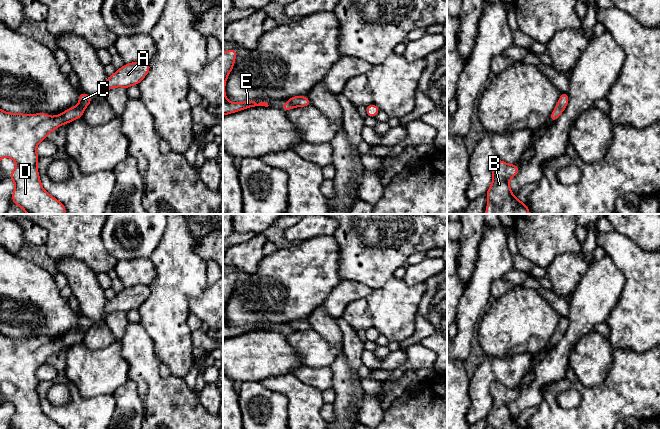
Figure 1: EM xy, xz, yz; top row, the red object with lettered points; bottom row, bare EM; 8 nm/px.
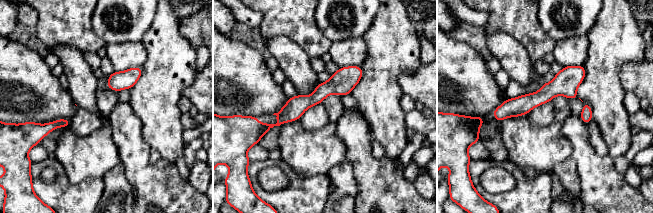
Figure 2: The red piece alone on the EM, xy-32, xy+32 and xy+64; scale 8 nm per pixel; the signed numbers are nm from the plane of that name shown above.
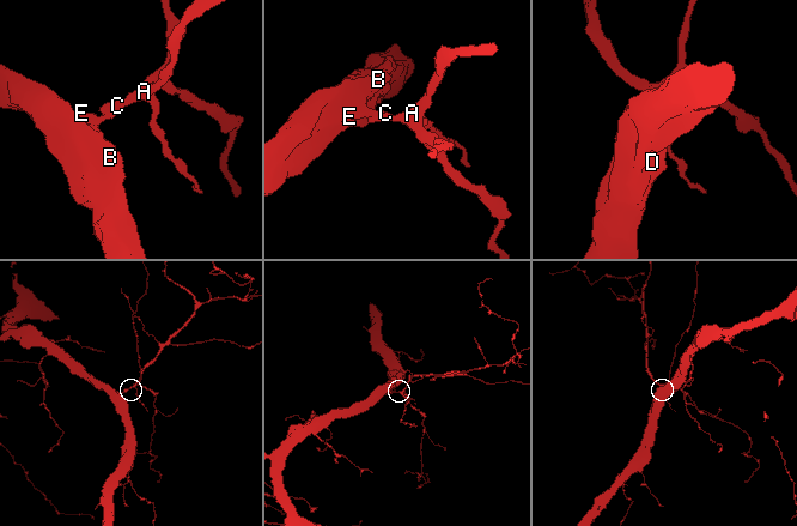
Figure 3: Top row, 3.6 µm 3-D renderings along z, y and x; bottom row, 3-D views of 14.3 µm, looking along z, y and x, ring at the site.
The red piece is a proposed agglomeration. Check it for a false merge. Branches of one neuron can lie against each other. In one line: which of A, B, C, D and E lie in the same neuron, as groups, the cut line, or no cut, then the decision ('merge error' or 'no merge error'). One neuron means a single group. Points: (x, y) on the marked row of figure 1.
A B C D E; no cut; no merge error

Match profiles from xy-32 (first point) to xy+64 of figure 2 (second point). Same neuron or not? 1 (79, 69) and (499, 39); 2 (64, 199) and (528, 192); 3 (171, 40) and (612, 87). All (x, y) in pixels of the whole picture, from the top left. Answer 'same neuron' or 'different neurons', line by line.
1: same neuron
2: same neuron
3: same neuron

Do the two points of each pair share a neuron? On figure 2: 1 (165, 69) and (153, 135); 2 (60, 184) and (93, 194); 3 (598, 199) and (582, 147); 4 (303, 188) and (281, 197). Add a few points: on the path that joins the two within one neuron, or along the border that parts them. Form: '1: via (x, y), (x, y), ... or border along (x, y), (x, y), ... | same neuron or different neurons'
1: via (161, 85), (158, 91), (158, 119) | same neuron
2: via (68, 192), (70, 194), (85, 194) | same neuron
3: via (598, 186), (598, 175), (587, 160) | same neuron
4: via (298, 193), (294, 197), (286, 197) | same neuron

